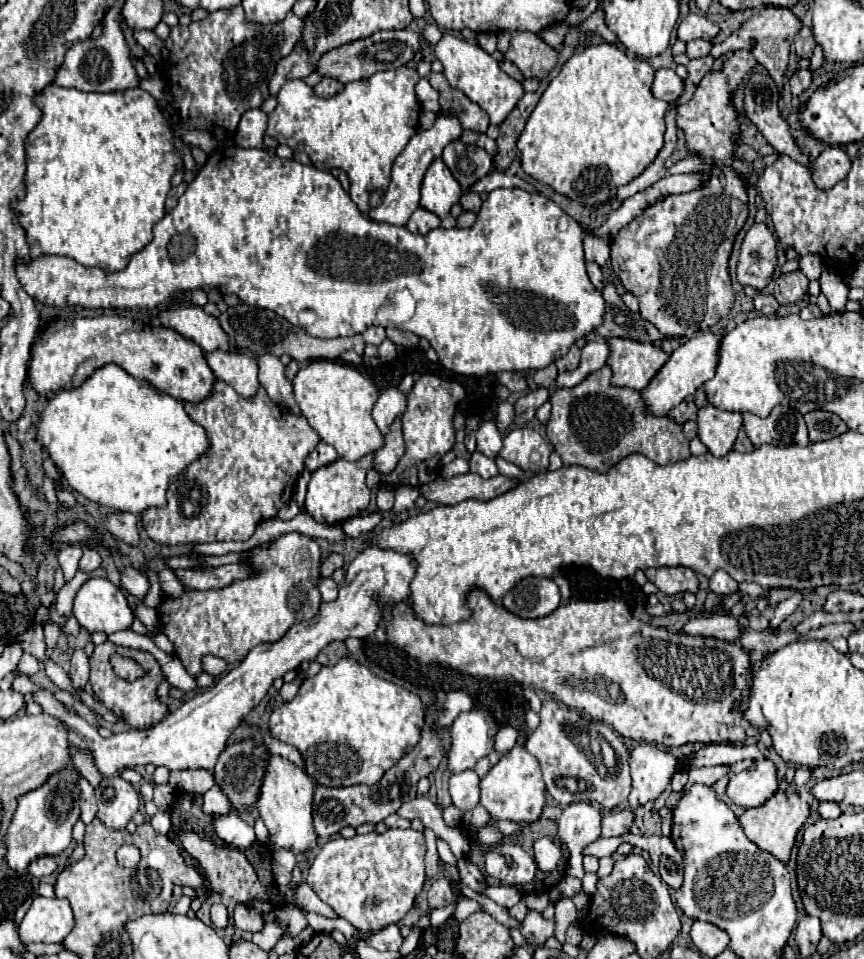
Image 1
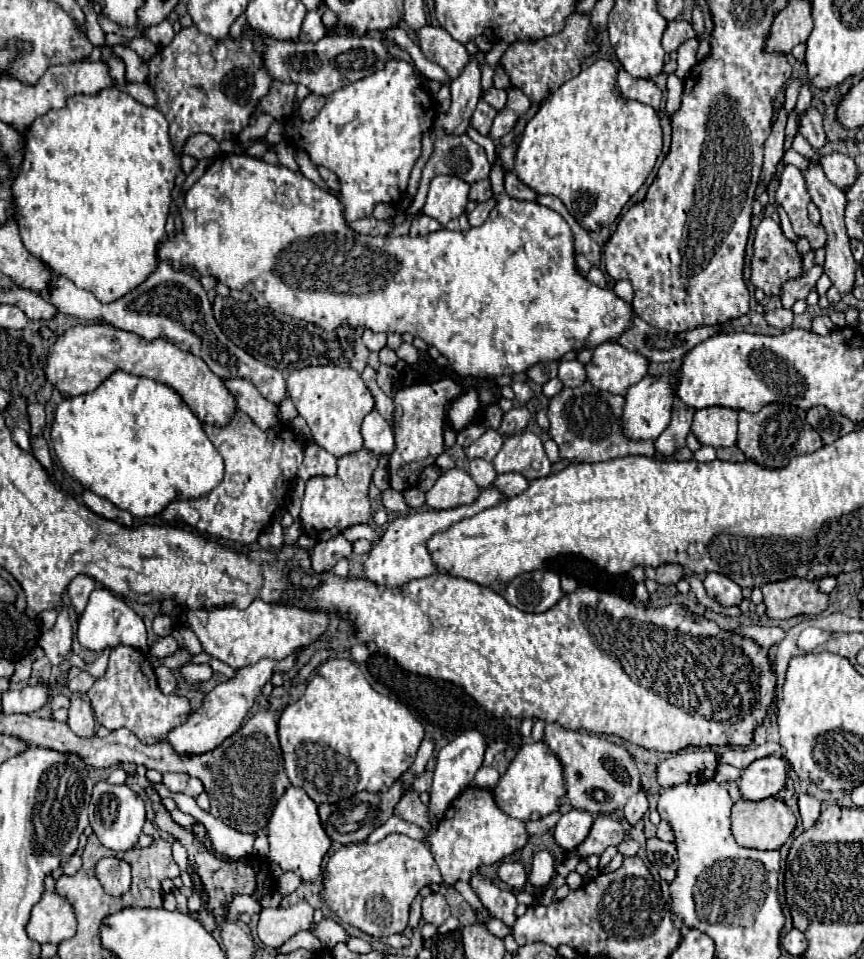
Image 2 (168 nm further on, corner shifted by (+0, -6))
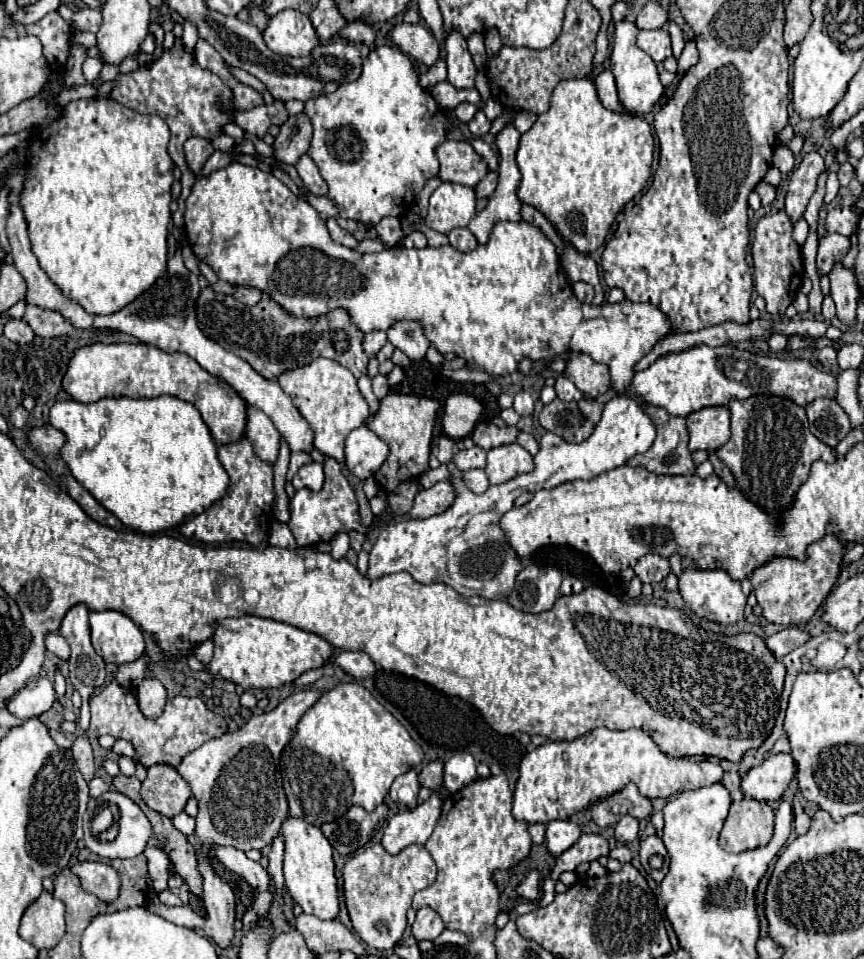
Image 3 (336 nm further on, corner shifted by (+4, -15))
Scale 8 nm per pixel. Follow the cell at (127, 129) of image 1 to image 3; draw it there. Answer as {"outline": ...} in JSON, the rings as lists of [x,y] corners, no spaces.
{"outline":[[[79,99],[75,103],[69,103],[61,119],[31,137],[31,157],[25,171],[25,191],[21,195],[21,207],[29,225],[33,253],[37,255],[41,269],[61,289],[61,293],[91,315],[111,315],[121,311],[167,271],[167,233],[171,223],[169,203],[173,185],[173,161],[167,155],[169,137],[169,127],[167,123],[163,123],[163,119],[159,119],[159,115],[141,115],[123,107],[121,103],[115,103],[115,99]]]}

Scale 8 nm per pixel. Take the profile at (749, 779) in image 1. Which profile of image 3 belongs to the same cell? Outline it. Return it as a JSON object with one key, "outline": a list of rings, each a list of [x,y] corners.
{"outline":[[[775,753],[745,773],[741,789],[745,797],[757,801],[781,799],[789,781],[795,777],[795,759],[791,753]]]}

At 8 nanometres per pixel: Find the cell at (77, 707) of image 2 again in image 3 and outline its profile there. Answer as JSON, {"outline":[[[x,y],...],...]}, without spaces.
{"outline":[[[85,735],[77,737],[71,751],[73,751],[73,757],[77,761],[77,767],[79,767],[81,775],[83,775],[83,779],[89,783],[95,777],[95,761],[93,761],[89,739]]]}

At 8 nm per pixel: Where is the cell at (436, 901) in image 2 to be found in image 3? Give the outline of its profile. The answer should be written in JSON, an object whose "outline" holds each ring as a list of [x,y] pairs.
{"outline":[[[423,907],[423,909],[417,911],[417,919],[413,923],[413,937],[417,941],[425,941],[425,939],[433,941],[433,939],[437,939],[441,935],[443,929],[445,929],[445,925],[443,925],[441,917],[433,909]]]}

